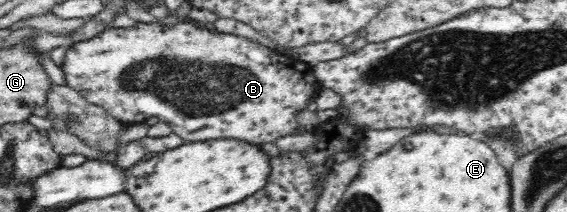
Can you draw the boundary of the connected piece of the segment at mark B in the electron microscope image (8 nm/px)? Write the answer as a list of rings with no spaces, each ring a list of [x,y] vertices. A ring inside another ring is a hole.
[[[189,20],[182,21],[175,27],[165,27],[159,23],[141,23],[133,29],[108,29],[91,39],[77,42],[66,49],[65,59],[59,66],[63,70],[65,85],[77,91],[89,103],[103,108],[115,119],[127,124],[142,124],[150,117],[159,117],[161,122],[167,122],[171,126],[172,133],[181,137],[186,142],[204,142],[217,139],[235,139],[250,144],[271,143],[281,137],[289,135],[298,127],[296,119],[297,109],[306,109],[307,101],[316,97],[321,88],[315,78],[314,69],[293,57],[285,57],[279,52],[273,52],[268,47],[259,45],[237,35],[229,33],[211,33],[207,29],[195,27]]]

